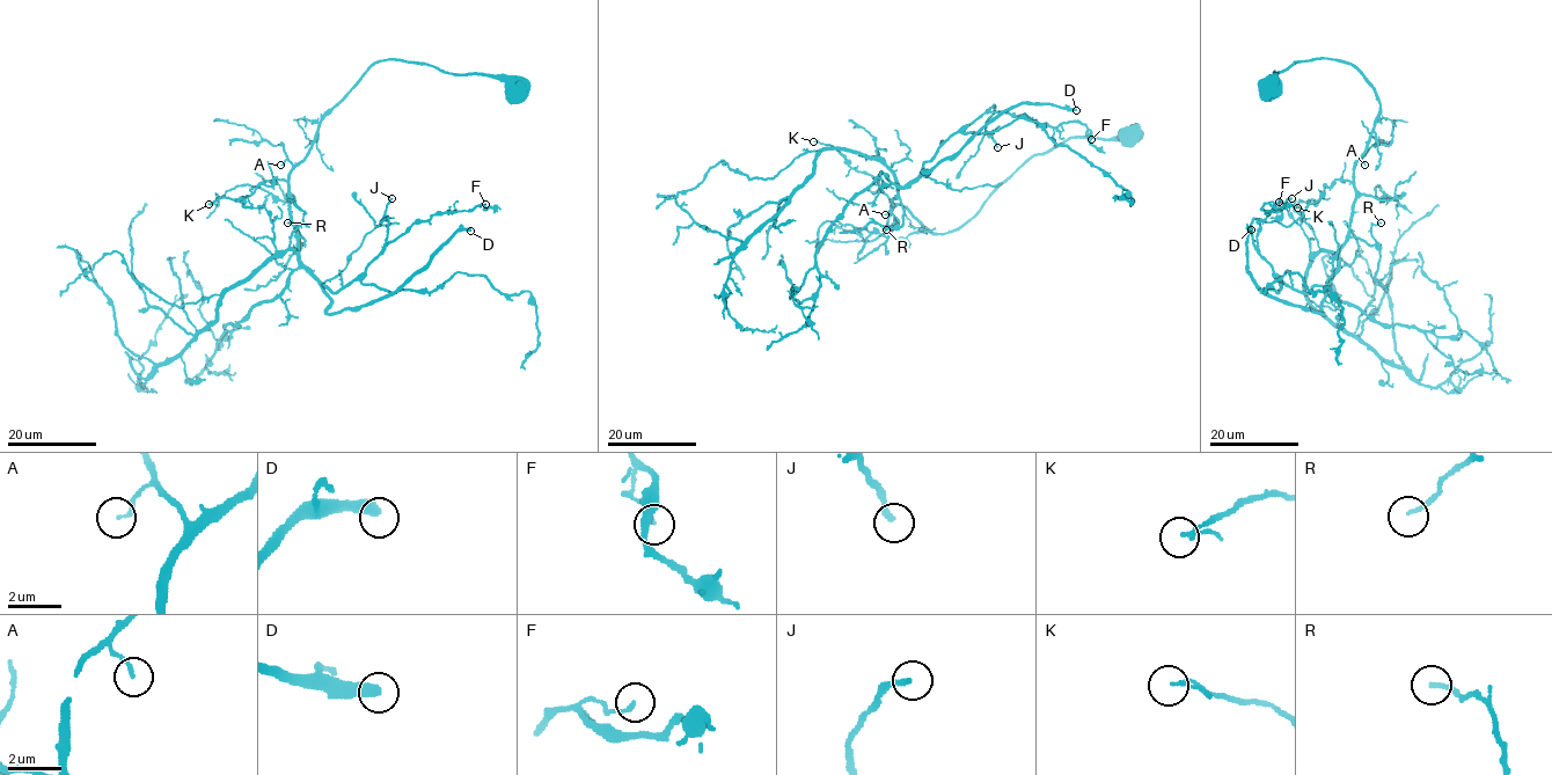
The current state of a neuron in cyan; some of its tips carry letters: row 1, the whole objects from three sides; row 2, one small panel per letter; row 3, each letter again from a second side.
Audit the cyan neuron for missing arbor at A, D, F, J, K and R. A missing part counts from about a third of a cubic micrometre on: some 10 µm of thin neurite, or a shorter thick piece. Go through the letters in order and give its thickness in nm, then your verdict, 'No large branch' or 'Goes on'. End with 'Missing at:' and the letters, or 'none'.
A: Thickness 130 nm. No large branch
D: Thickness 440 nm. No large branch
F: Thickness 160 nm. No large branch
J: Thickness 200 nm. Goes on
K: Thickness 100 nm. No large branch
R: Thickness 150 nm. No large branch
Missing at: J

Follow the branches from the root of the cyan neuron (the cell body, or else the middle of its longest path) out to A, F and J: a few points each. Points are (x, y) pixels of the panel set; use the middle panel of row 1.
A: (1128, 134), (1069, 137), (1033, 154), (971, 218), (944, 233), (932, 233), (902, 205), (885, 214)
F: (1128, 134), (1069, 137), (1033, 154), (944, 233), (891, 205), (983, 112), (1081, 122), (1091, 139)
J: (1128, 134), (1069, 137), (1033, 154), (944, 233), (891, 205), (898, 188), (993, 105), (986, 132), (997, 147)

